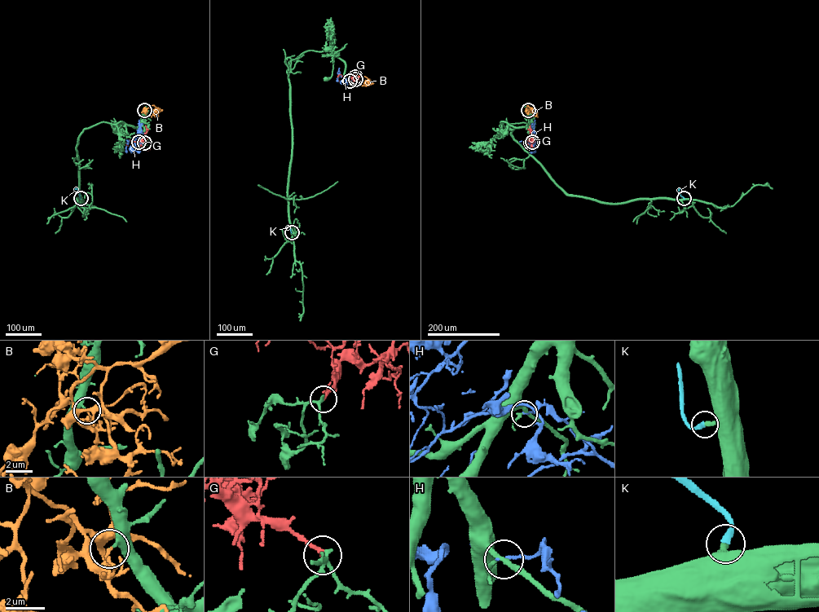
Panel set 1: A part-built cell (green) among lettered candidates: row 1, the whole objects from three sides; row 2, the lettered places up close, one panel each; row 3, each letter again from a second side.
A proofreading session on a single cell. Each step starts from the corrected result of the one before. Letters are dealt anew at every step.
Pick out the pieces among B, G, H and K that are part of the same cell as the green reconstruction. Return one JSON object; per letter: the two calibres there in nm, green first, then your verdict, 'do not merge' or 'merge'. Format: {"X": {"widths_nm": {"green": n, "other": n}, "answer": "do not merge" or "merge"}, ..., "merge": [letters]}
{"B": {"widths_nm": {"green": 240, "other": 160}, "answer": "do not merge"}, "G": {"widths_nm": {"green": 180, "other": 180}, "answer": "do not merge"}, "H": {"widths_nm": {"green": 200, "other": 150}, "answer": "do not merge"}, "K": {"widths_nm": {"green": 240, "other": 320}, "answer": "merge"}, "merge": ["K"]}

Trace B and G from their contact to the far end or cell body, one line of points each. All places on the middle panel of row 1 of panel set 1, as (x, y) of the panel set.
B: (355, 77), (363, 76), (368, 79), (367, 85), (363, 85)
G: (355, 79), (348, 80), (340, 74), (338, 81)

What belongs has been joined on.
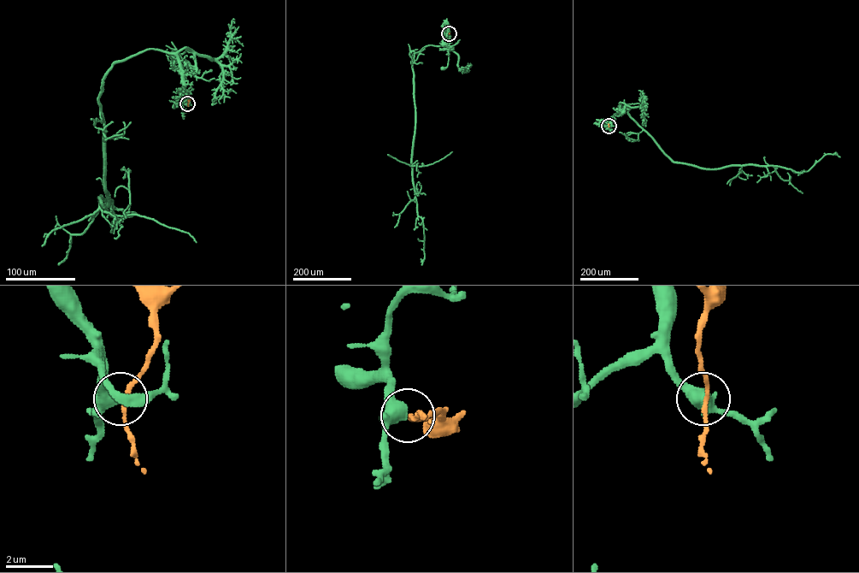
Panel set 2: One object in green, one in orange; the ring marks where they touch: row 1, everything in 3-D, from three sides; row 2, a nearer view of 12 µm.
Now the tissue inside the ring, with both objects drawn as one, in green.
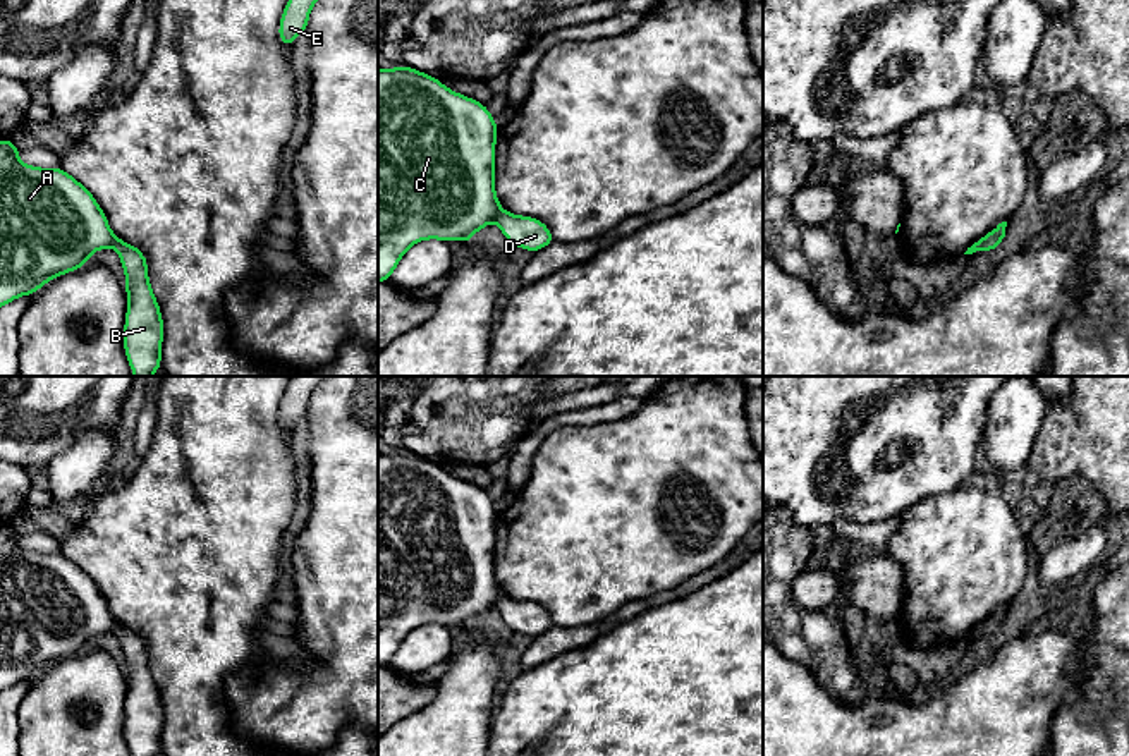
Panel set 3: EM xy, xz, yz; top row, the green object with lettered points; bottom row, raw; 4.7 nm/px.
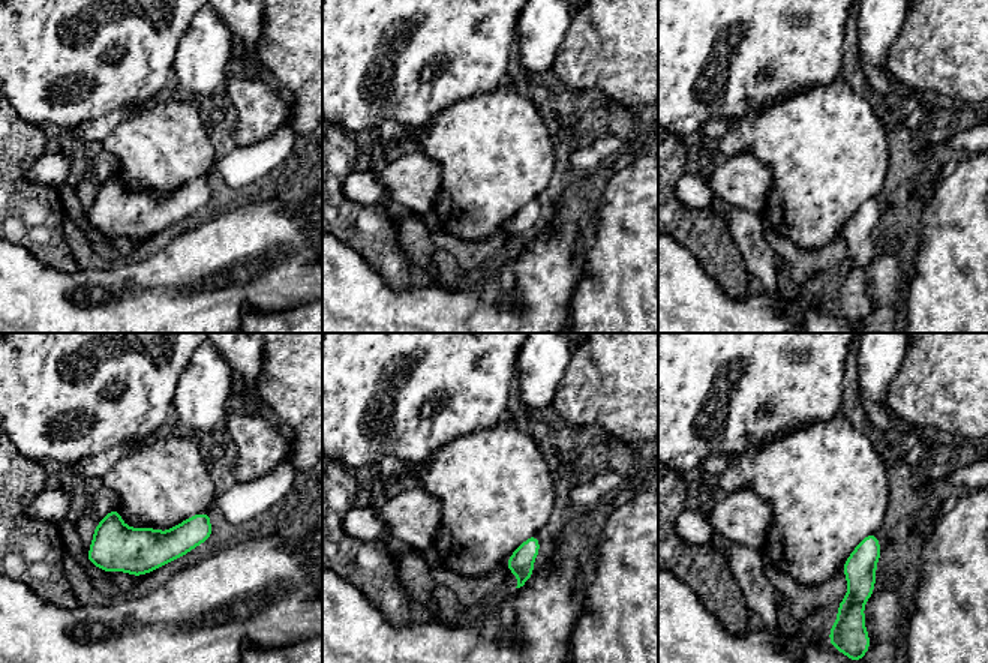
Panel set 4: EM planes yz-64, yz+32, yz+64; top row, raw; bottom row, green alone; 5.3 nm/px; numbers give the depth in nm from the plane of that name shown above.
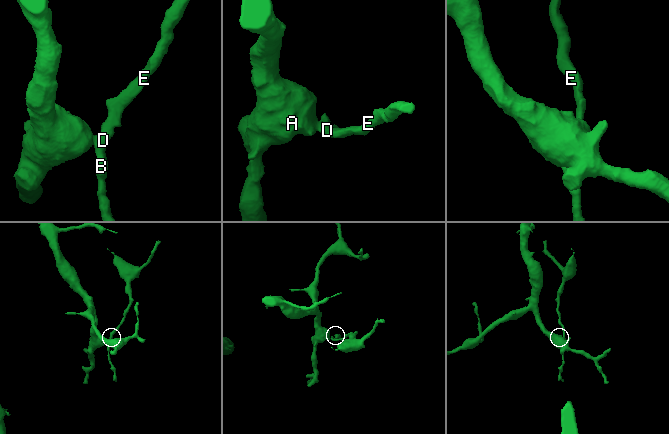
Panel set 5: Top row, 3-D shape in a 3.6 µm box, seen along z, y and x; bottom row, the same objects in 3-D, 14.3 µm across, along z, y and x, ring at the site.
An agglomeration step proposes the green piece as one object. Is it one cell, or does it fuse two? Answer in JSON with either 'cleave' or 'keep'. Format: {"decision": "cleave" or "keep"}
{"decision": "cleave"}

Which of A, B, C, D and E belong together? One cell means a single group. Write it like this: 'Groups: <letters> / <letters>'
Groups: A C / B D E

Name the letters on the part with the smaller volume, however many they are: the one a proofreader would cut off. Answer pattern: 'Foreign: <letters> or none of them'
Foreign: B, D, E

